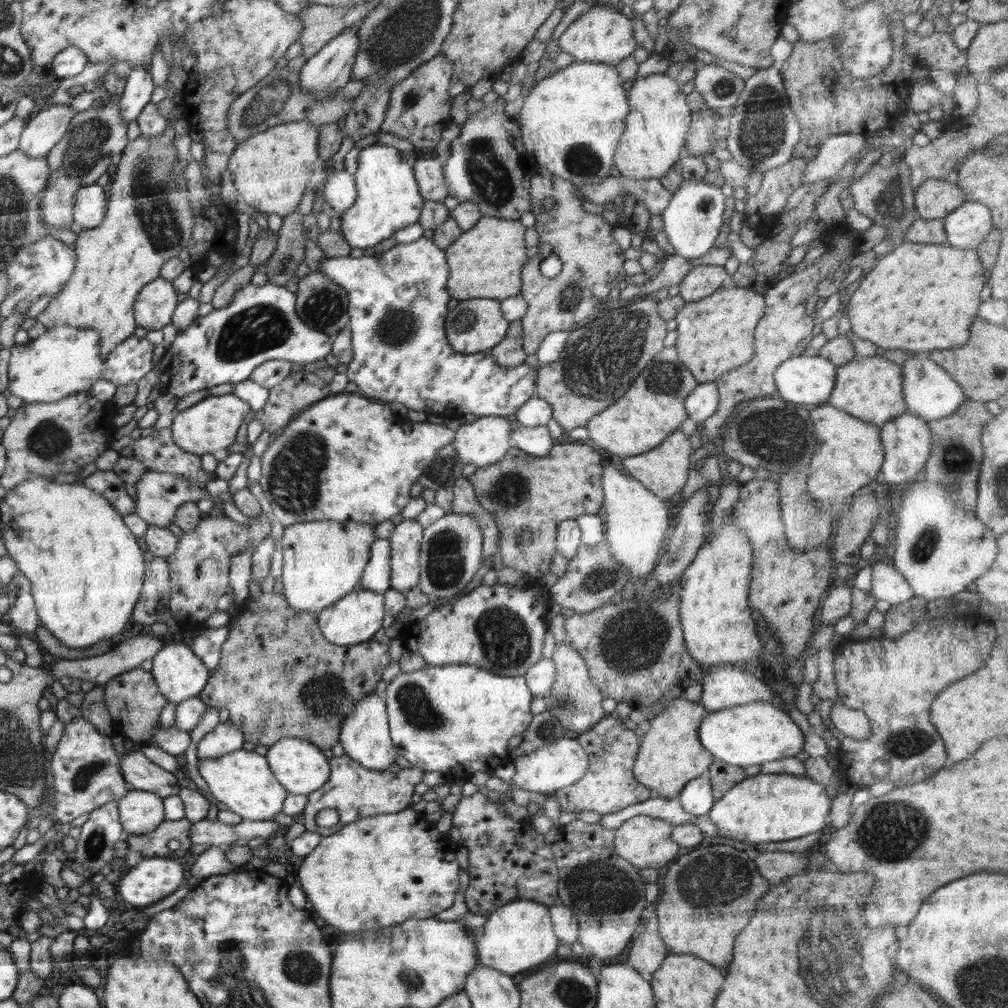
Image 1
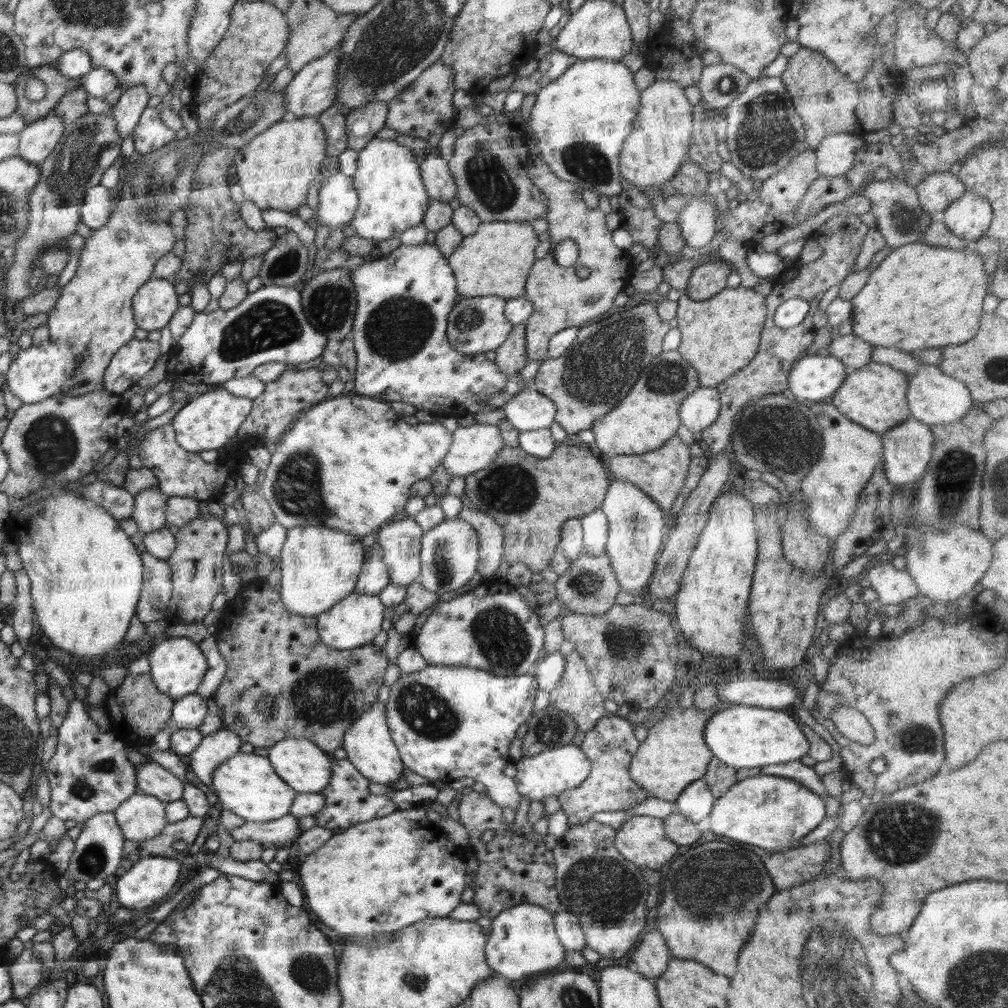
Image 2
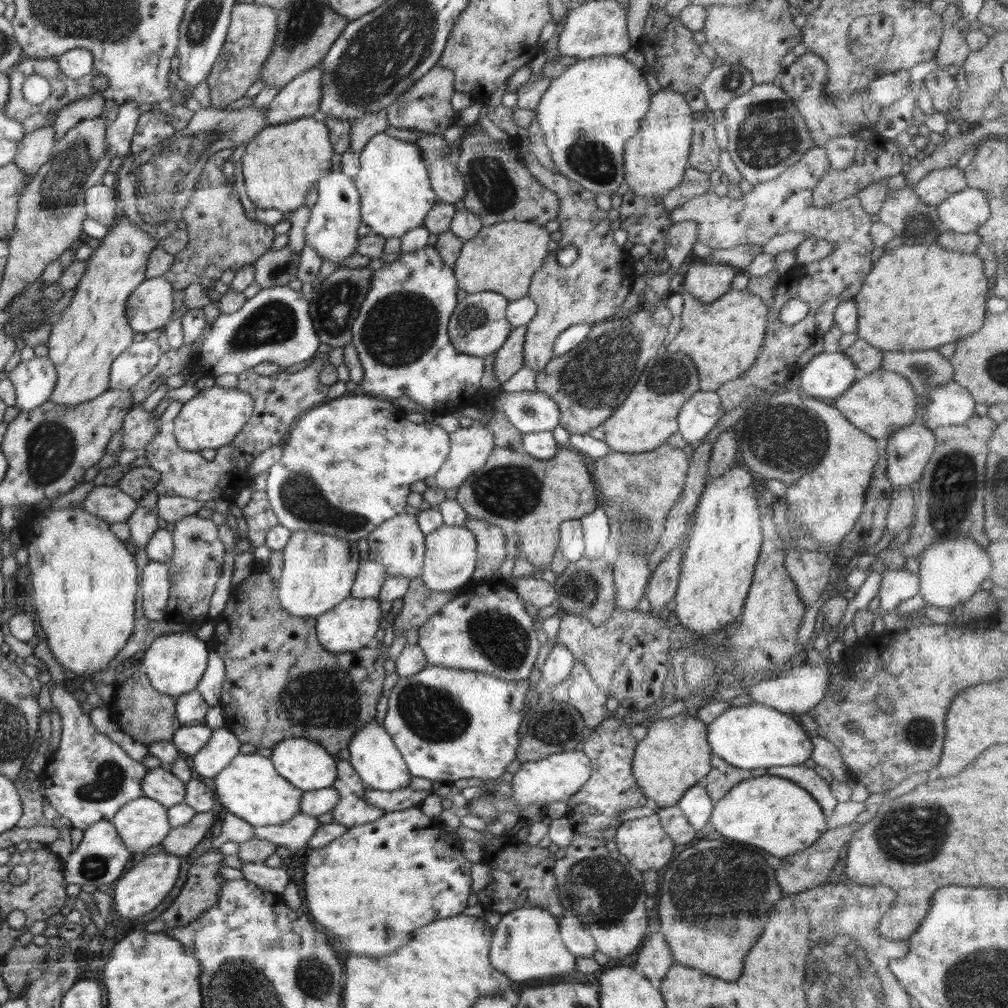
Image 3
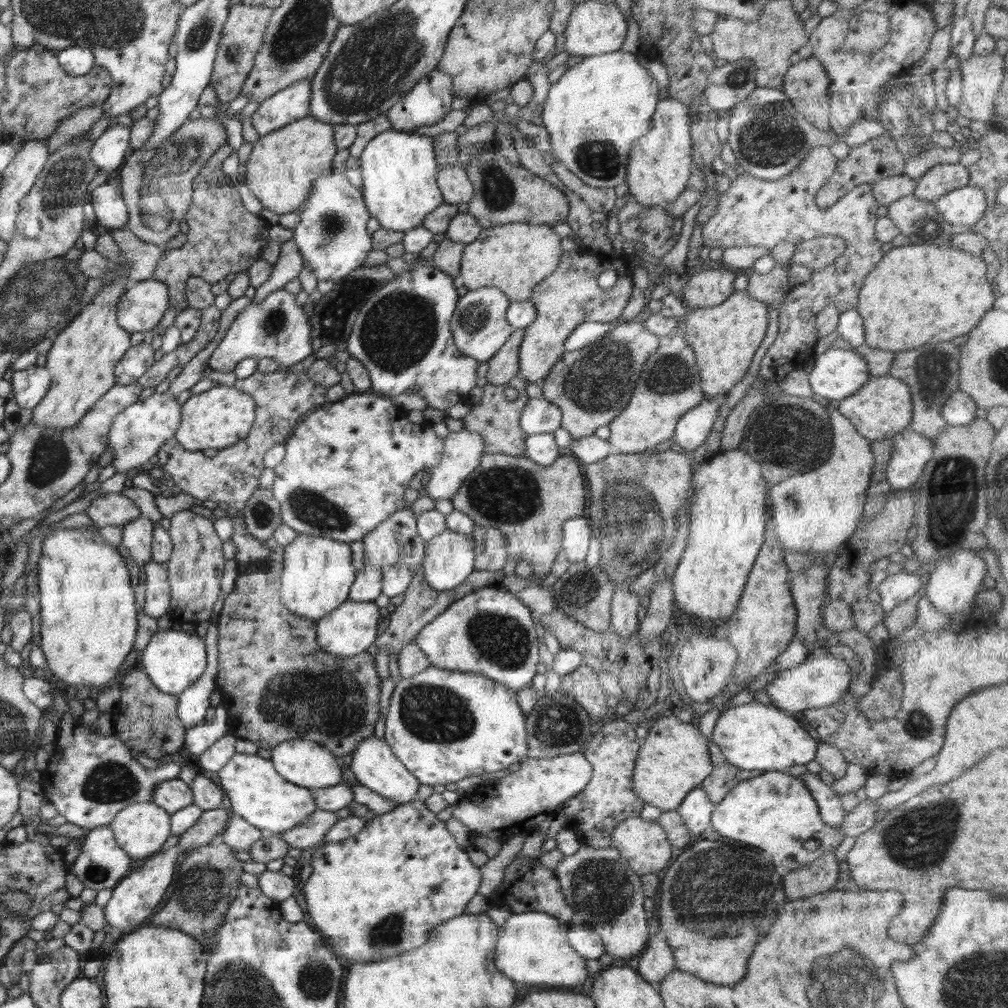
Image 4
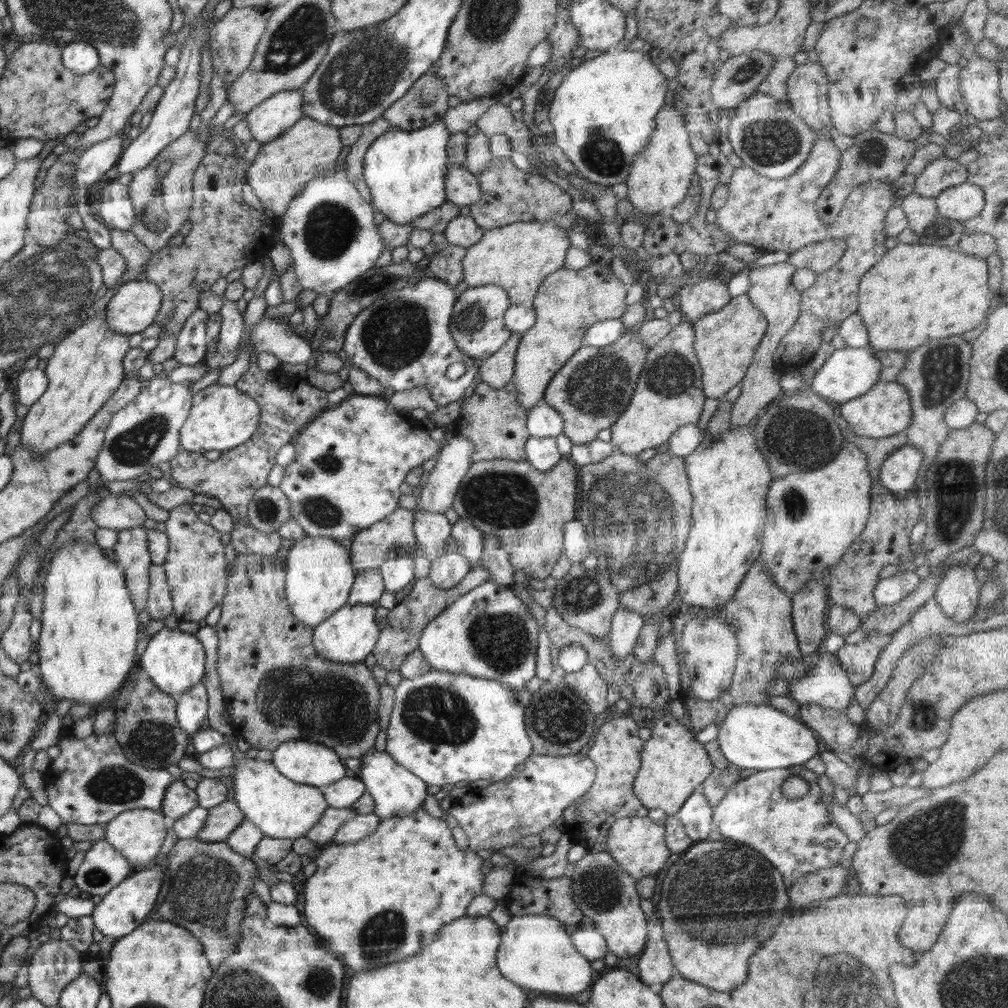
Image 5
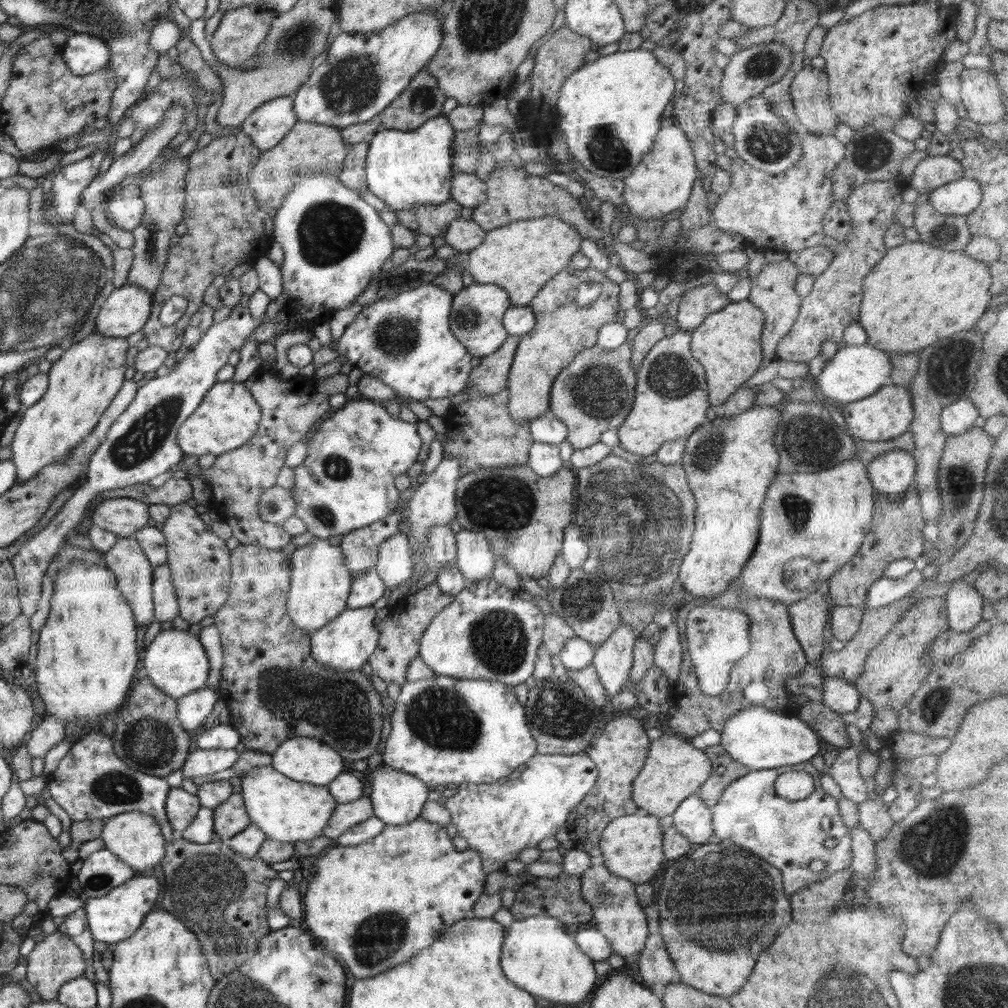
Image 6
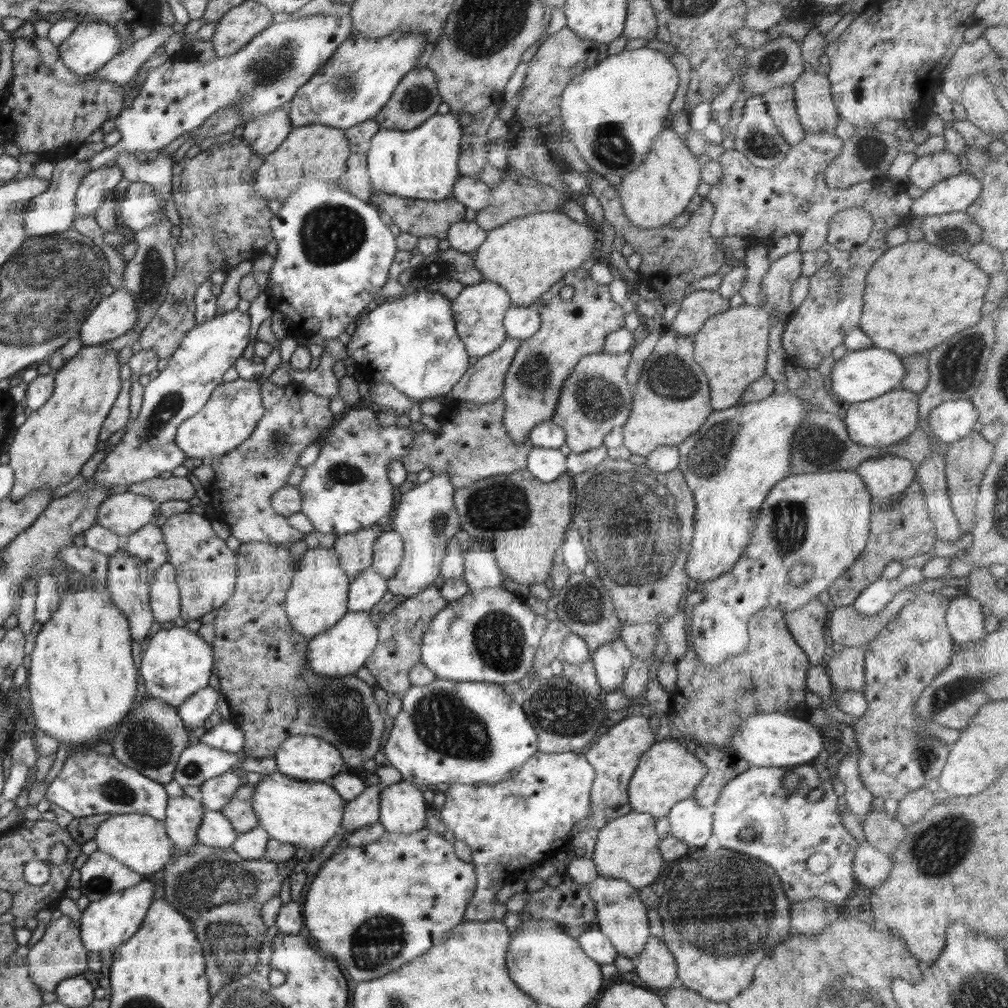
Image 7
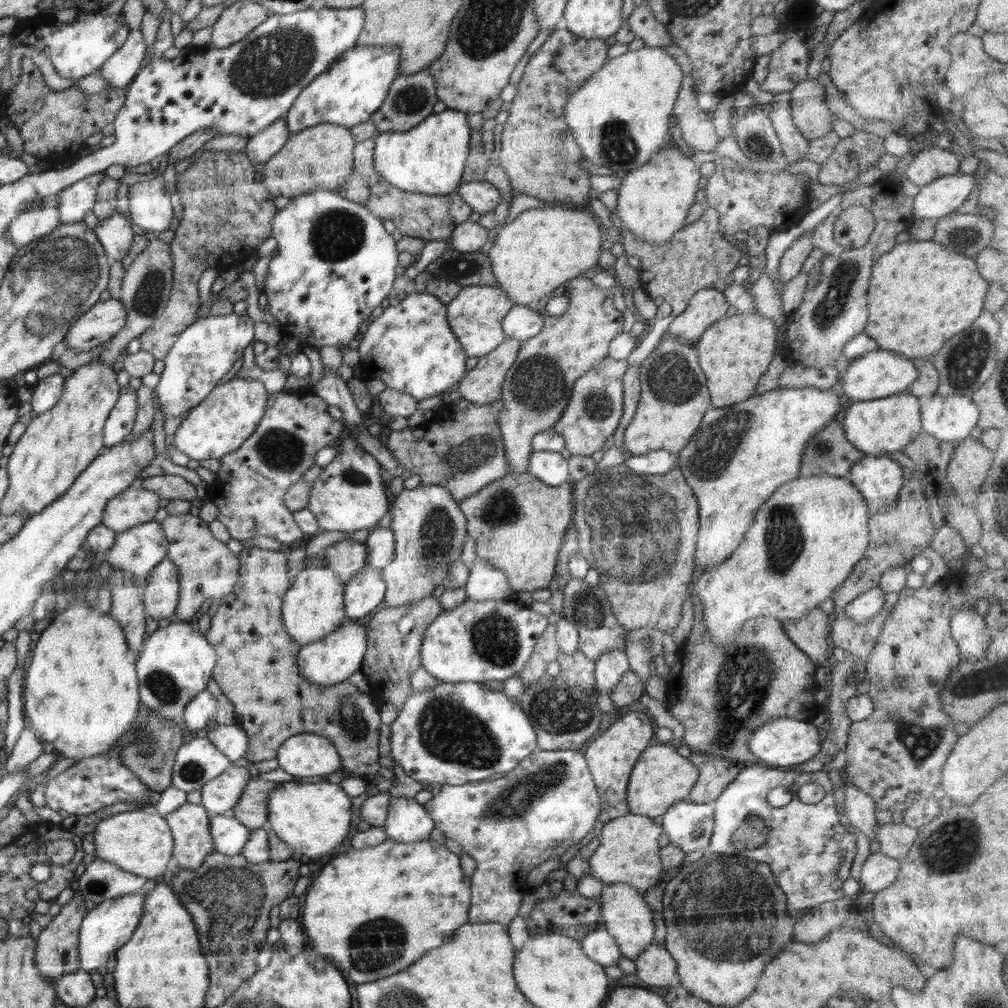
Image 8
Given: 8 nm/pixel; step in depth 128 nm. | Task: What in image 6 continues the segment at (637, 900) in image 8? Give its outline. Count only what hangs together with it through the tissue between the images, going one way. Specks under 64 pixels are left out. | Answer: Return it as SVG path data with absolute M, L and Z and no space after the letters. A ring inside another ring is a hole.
M596 860L582 874L580 881L583 899L592 907L592 920L607 938L613 952L625 958L641 952L649 937L649 931L644 906L638 904L638 897L634 894L636 884L612 874L601 860Z

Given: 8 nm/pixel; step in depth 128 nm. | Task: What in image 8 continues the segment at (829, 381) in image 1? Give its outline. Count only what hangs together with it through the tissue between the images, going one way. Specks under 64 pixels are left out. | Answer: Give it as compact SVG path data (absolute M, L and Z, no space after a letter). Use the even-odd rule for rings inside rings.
M879 348L850 361L846 371L840 374L841 382L837 389L845 398L852 401L881 399L885 396L908 392L908 387L916 380L917 376L918 369L913 362L910 362L910 359L896 354L894 350Z

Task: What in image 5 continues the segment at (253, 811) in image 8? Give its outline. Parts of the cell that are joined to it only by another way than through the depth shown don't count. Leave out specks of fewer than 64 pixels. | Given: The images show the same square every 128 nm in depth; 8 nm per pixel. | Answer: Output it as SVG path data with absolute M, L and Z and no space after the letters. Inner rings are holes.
M235 801L221 802L218 807L208 810L208 813L204 828L196 836L196 839L208 843L225 842L231 832L236 830L236 826L240 826L240 822L246 820Z

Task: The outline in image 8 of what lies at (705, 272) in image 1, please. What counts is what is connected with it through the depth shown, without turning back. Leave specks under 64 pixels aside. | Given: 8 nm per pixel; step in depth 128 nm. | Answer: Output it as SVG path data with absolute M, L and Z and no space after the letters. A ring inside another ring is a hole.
M702 289L689 300L687 307L670 323L668 336L695 345L716 321L726 316L729 304L718 289Z

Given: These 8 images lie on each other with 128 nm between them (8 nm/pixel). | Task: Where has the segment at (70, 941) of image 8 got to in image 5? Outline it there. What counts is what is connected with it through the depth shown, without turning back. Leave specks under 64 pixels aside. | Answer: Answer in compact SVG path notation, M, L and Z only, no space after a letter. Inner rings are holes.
M50 939L33 952L27 970L31 996L50 1007L58 1006L65 987L82 974L80 951L62 939Z

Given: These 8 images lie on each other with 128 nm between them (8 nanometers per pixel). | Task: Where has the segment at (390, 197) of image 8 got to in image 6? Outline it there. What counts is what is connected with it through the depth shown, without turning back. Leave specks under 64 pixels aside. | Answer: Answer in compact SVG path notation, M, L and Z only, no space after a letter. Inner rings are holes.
M452 198L442 204L424 203L410 210L394 210L398 223L417 235L444 236L453 220L460 219L463 206Z

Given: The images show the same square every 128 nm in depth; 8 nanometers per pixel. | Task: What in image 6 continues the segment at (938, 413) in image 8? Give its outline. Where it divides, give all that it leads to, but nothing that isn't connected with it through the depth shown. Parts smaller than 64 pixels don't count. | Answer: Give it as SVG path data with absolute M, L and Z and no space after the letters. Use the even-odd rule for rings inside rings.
M958 399L942 409L940 420L942 430L950 435L959 435L974 427L979 412L974 403L968 399Z

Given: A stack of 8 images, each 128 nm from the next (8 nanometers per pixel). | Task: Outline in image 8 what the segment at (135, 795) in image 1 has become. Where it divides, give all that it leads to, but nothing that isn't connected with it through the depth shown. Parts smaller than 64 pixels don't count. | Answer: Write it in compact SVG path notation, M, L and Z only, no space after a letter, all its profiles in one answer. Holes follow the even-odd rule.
M152 807L120 812L99 820L93 834L97 858L117 864L122 870L137 876L144 876L151 882L164 874L173 856L174 838L169 825Z

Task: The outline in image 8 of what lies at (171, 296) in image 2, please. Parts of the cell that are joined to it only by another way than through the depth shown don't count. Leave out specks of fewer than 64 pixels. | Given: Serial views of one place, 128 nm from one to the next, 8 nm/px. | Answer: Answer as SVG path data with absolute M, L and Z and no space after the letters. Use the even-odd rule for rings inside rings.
M110 298L85 312L70 328L64 342L76 352L88 352L122 332L127 319L123 302Z

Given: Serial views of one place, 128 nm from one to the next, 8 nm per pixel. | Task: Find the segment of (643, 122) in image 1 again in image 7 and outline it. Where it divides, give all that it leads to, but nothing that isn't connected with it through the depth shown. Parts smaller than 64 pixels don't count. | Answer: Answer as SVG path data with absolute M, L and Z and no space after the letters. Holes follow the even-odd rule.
M670 129L658 136L648 160L627 174L618 185L621 205L628 220L643 229L668 225L680 216L696 194L701 183L702 165L689 151L686 143Z

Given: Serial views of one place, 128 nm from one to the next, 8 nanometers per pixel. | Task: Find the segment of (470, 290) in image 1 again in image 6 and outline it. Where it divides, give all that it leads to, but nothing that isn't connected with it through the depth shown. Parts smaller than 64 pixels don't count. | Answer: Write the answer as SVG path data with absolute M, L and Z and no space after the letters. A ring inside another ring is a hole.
M556 216L518 220L488 231L476 248L466 252L463 267L470 272L474 283L497 284L509 294L512 305L526 306L550 278L569 267L570 259L579 251L582 239L584 238L576 232L574 226L564 223Z

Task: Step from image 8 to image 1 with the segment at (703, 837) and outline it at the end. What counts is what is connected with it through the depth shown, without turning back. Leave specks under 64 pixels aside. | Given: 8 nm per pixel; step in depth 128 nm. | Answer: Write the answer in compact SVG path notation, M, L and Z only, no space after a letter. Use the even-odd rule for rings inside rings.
M703 772L698 778L690 780L677 797L683 810L692 816L700 817L710 813L715 800L709 774Z

